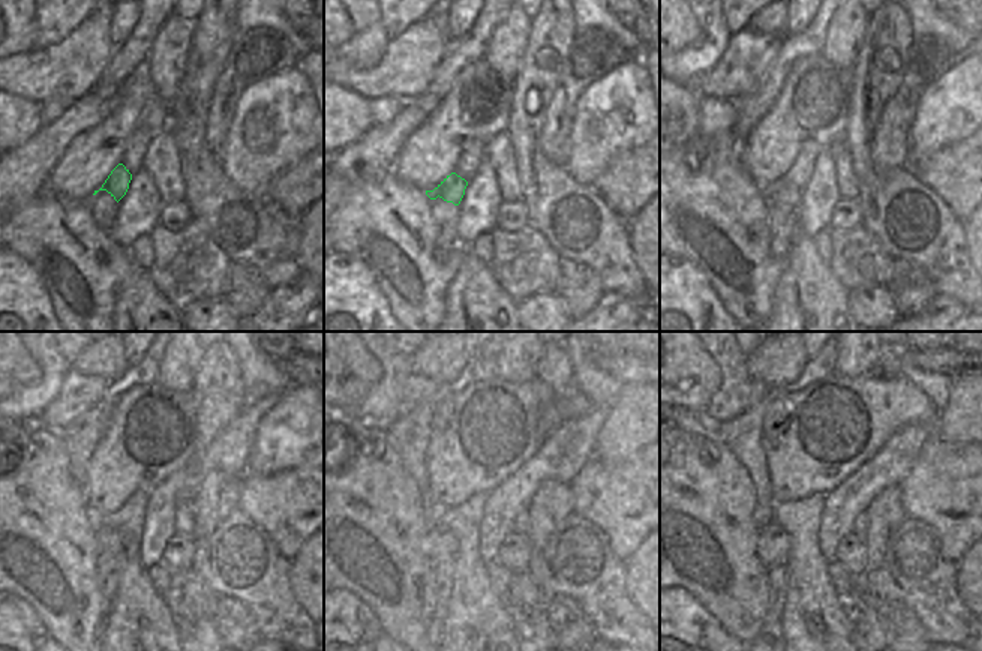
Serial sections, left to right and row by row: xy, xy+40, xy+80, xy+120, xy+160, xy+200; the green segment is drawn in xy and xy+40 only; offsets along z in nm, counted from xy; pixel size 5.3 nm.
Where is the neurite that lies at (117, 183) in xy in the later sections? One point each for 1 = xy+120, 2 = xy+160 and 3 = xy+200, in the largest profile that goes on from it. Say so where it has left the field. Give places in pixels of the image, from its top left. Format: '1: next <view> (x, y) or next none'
1: next xy+120 (107, 539)
2: next xy+160 (440, 540)
3: next xy+200 (774, 543)

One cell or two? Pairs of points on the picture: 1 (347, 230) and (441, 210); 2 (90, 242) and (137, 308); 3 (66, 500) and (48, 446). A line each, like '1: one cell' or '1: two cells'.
1: two cells
2: two cells
3: one cell

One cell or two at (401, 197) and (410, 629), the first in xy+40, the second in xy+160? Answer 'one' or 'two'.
one

